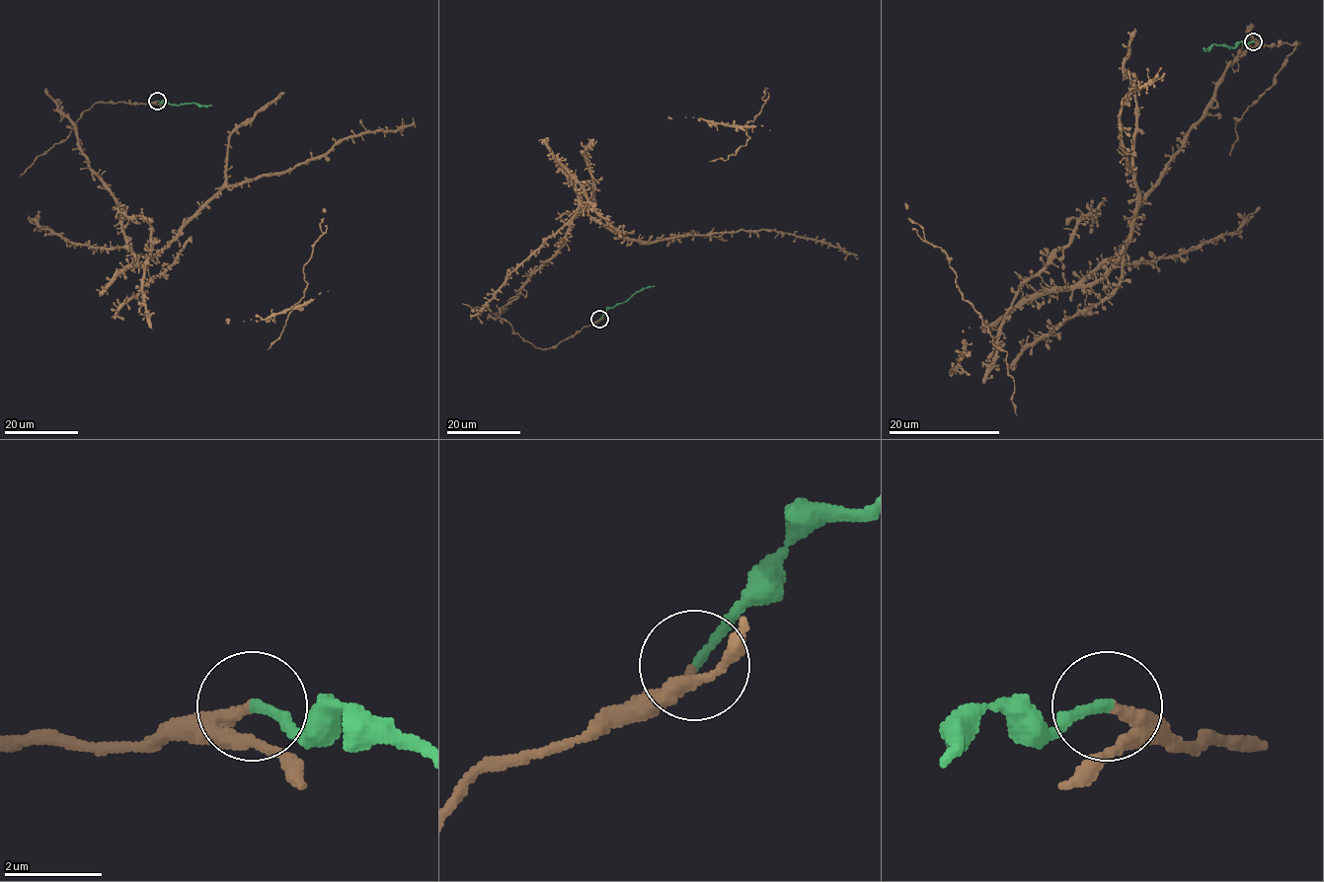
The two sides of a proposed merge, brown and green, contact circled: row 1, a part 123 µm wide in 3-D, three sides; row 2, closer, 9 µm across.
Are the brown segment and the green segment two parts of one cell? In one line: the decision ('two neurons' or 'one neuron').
one neuron

